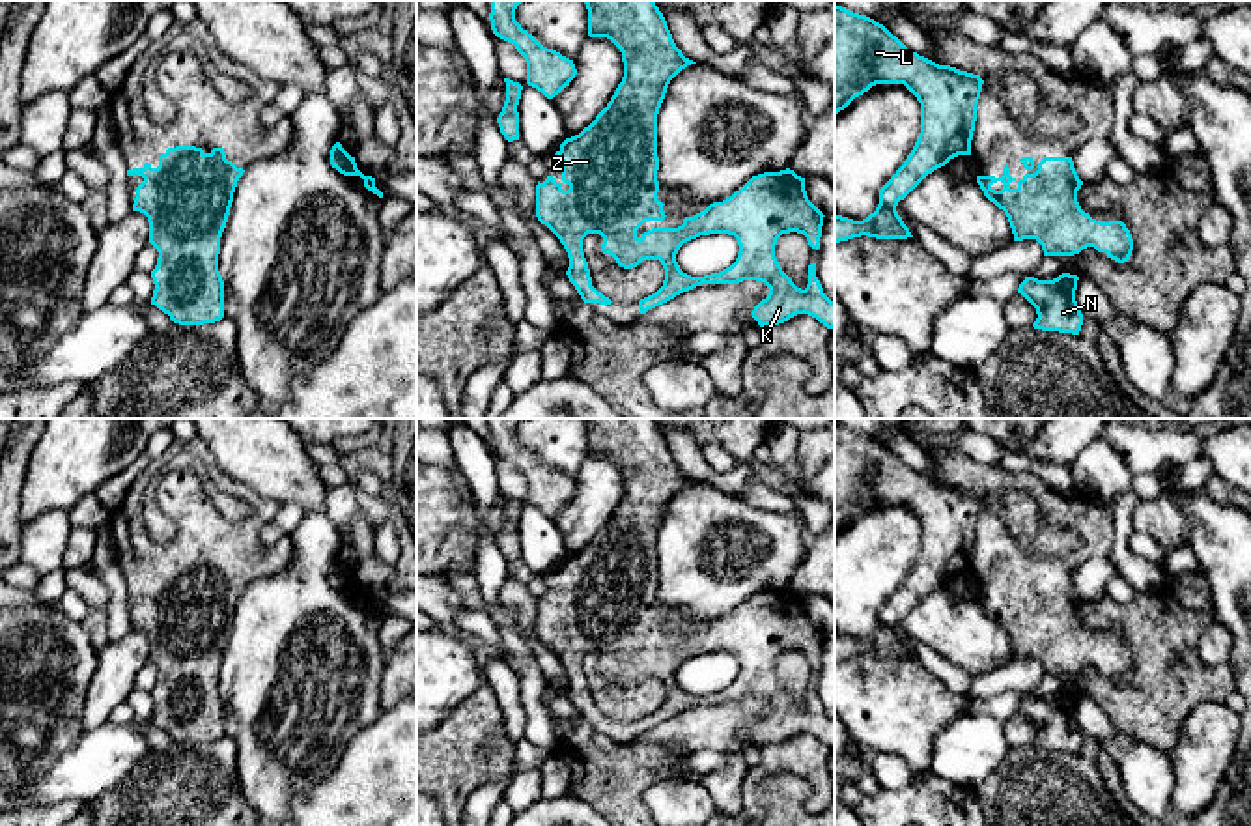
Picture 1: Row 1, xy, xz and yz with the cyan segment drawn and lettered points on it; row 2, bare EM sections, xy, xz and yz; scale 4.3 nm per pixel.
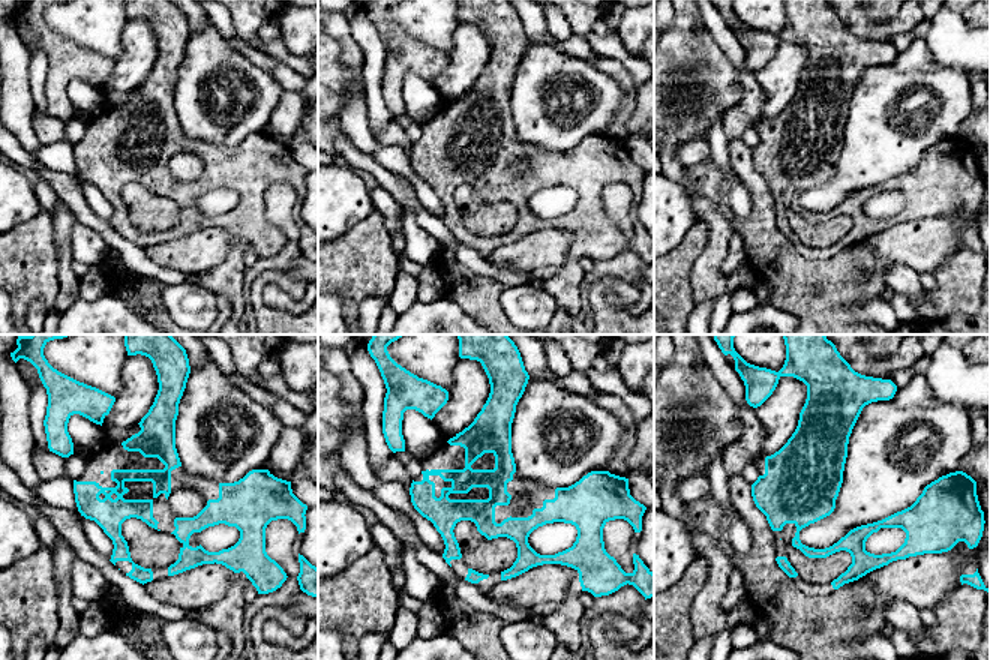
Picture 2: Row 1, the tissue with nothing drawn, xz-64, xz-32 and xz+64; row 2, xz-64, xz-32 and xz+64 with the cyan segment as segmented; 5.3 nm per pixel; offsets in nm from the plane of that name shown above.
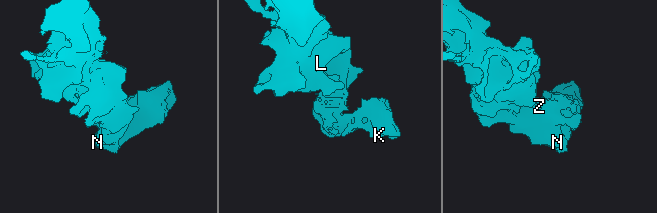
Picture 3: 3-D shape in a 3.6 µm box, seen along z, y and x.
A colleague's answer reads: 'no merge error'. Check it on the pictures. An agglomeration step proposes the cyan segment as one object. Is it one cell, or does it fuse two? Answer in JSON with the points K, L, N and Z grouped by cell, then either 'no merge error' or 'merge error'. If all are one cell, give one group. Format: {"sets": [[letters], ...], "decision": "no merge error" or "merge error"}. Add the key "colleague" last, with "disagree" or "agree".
{"sets": [["K", "L", "N", "Z"]], "decision": "no merge error", "colleague": "agree"}

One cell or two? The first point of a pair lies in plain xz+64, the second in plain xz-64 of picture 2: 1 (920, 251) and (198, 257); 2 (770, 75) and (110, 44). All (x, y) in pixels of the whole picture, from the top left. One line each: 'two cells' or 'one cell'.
1: one cell
2: two cells

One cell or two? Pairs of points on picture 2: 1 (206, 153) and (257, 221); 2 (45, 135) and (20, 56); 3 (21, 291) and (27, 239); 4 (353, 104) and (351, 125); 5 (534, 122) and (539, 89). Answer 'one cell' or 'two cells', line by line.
1: one cell
2: two cells
3: one cell
4: one cell
5: one cell

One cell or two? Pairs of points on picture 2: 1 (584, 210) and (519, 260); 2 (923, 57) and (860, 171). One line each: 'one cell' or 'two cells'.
1: two cells
2: two cells

